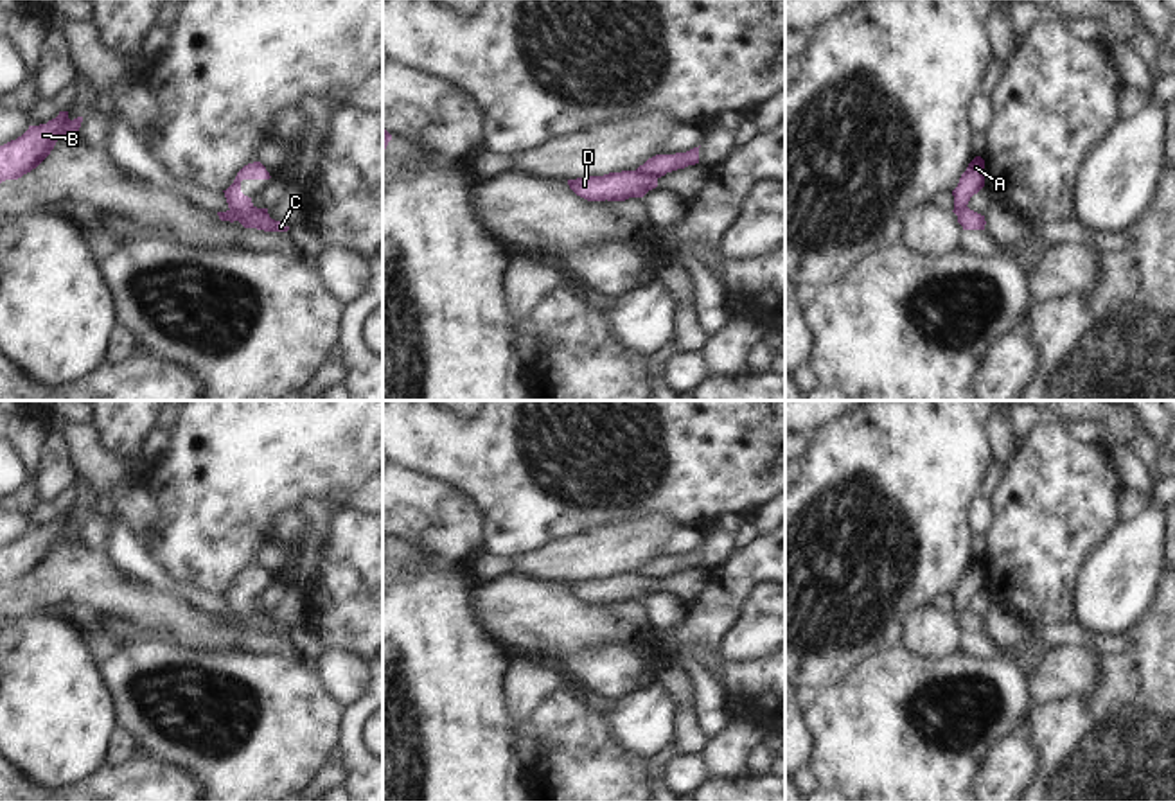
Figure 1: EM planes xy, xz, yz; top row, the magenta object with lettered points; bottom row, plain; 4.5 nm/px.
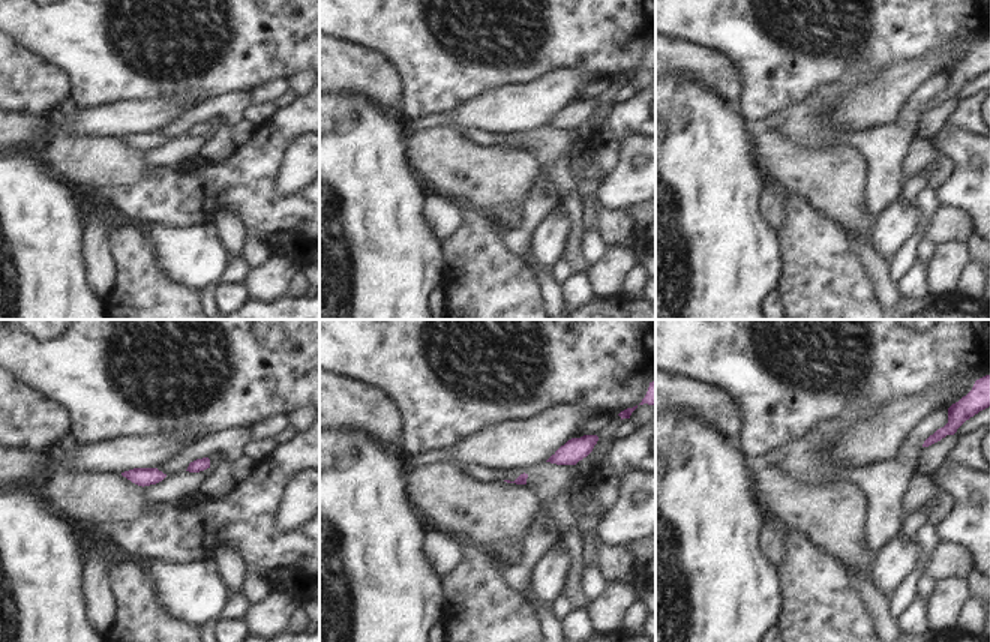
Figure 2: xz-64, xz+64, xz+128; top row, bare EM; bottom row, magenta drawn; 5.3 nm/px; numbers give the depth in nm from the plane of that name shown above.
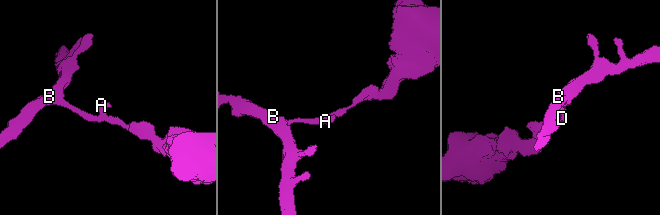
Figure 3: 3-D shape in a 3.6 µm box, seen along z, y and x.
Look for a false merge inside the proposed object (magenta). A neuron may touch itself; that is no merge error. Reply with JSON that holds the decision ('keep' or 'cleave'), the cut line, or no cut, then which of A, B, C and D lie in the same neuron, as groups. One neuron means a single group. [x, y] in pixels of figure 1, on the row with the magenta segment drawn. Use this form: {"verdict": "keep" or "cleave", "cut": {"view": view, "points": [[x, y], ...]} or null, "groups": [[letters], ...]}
{"verdict": "cleave", "cut": {"view": "xz", "points": [[636, 169], [656, 180]]}, "groups": [["A", "C"], ["B", "D"]]}

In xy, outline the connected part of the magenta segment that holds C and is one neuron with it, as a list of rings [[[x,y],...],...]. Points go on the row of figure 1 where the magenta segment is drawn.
[[[253,162],[244,165],[237,172],[234,183],[223,192],[225,192],[230,212],[237,217],[237,221],[244,228],[257,228],[264,232],[287,232],[289,226],[286,226],[282,221],[271,219],[268,214],[268,208],[257,208],[252,203],[252,198],[241,192],[243,180],[269,180],[269,178],[271,176],[266,171],[266,167],[261,162]]]

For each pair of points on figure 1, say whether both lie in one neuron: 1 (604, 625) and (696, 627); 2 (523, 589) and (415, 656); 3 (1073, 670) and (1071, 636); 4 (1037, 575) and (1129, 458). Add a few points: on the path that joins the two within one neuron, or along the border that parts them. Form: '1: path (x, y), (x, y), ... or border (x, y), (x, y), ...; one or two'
1: border (651, 627), (631, 640), (611, 642); two
2: border (477, 582), (477, 611), (480, 620), (509, 647); two
3: border (1030, 654), (1057, 645), (1078, 645), (1095, 658); two
4: border (1093, 442), (1104, 453), (1123, 487); two

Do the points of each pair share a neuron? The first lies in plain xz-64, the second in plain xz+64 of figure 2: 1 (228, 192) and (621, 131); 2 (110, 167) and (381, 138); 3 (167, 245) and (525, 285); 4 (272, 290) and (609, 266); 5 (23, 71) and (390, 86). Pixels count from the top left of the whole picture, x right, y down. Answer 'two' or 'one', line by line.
1: one
2: two
3: two
4: one
5: one

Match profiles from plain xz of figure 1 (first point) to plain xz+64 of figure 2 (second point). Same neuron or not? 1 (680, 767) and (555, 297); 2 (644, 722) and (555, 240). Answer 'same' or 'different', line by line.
1: different
2: same

